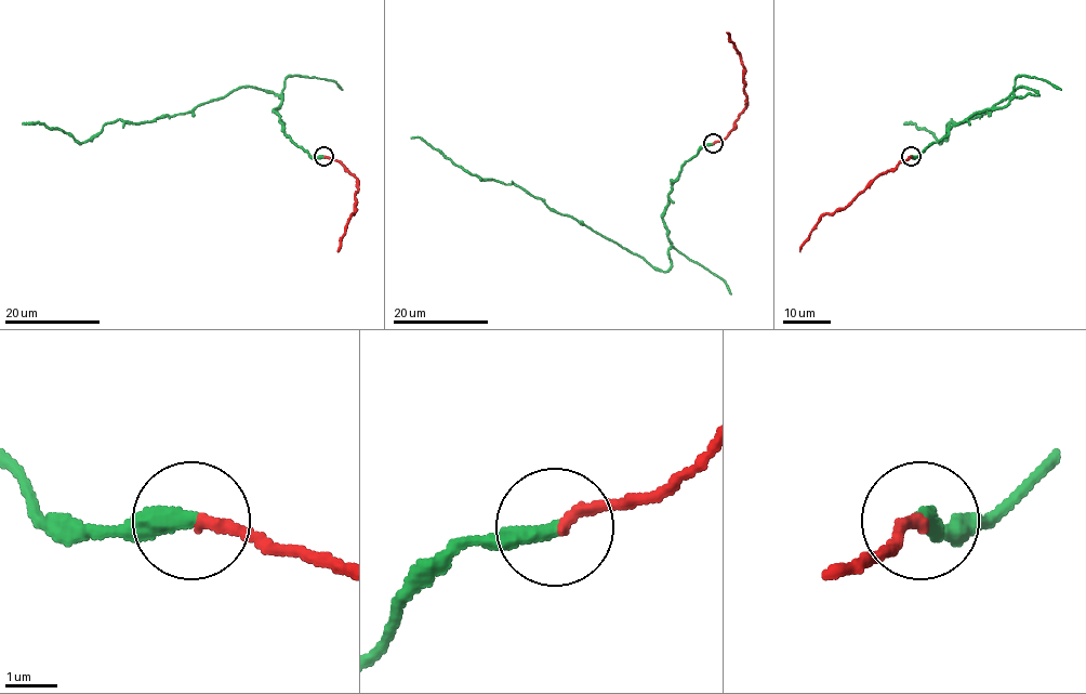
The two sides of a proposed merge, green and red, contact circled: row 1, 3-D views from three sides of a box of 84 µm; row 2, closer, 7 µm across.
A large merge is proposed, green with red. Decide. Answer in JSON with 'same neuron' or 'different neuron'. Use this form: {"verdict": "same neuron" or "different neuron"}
{"verdict": "same neuron"}

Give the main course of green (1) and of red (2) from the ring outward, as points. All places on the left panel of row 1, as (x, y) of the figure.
1: (323, 157), (286, 134), (274, 110), (281, 93), (251, 87), (186, 113), (106, 123), (81, 142), (22, 123)
2: (325, 157), (338, 160), (357, 180), (355, 213), (338, 251)

